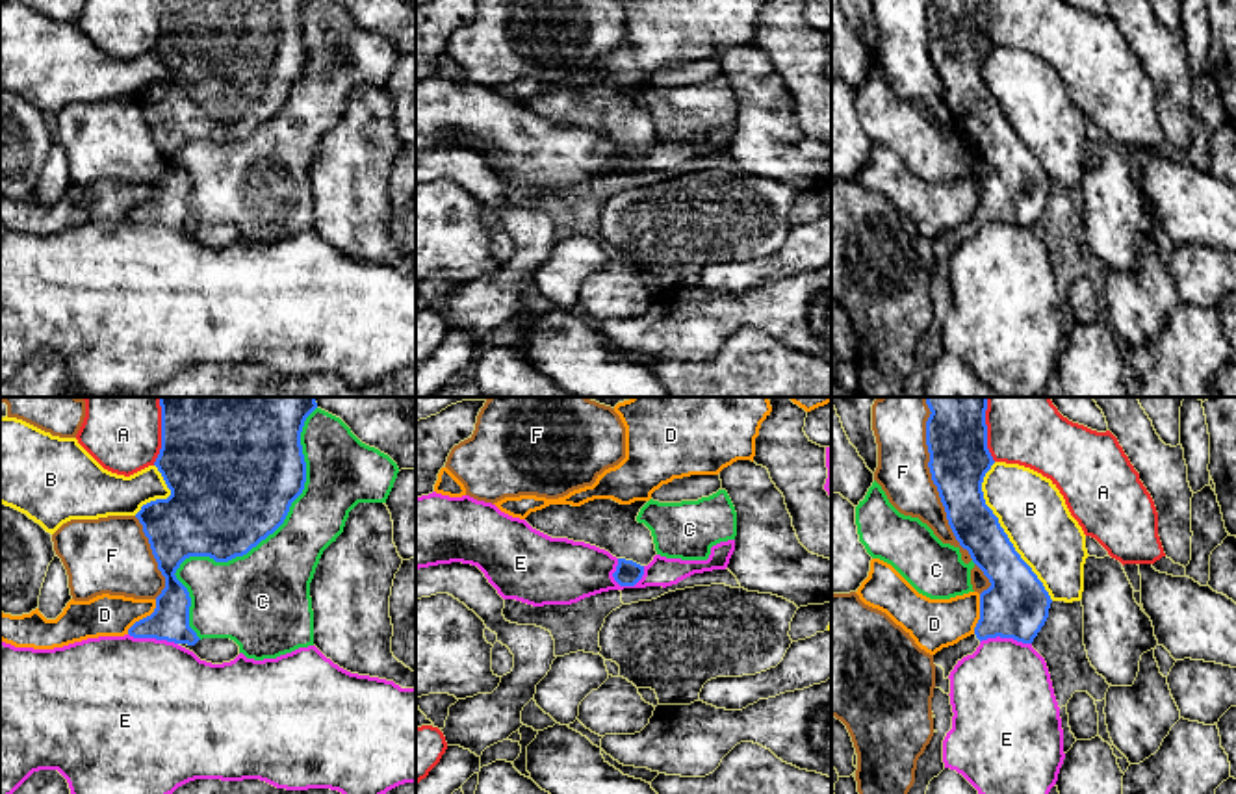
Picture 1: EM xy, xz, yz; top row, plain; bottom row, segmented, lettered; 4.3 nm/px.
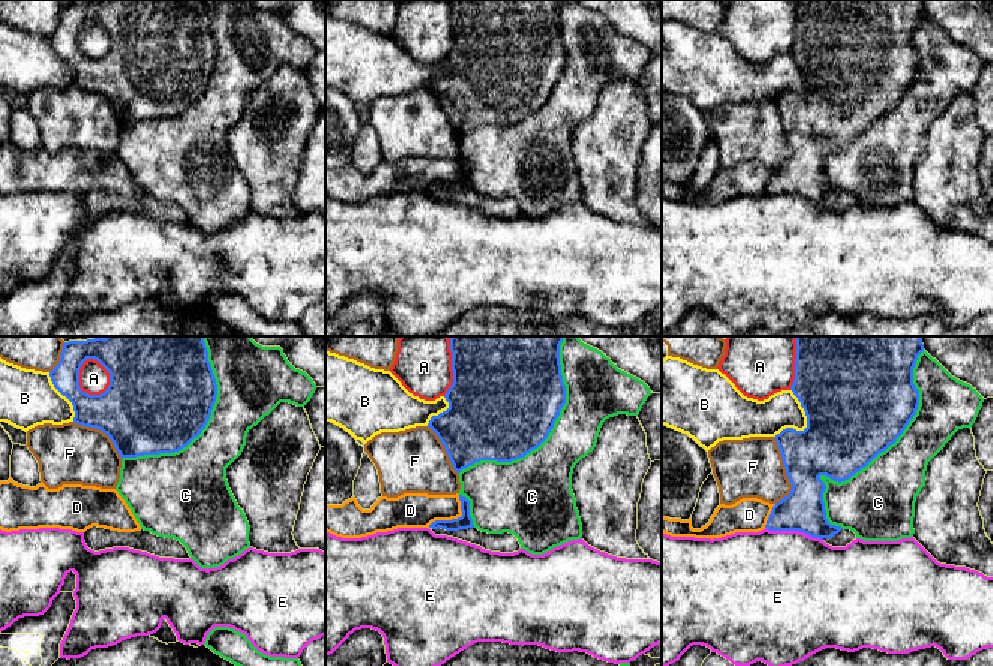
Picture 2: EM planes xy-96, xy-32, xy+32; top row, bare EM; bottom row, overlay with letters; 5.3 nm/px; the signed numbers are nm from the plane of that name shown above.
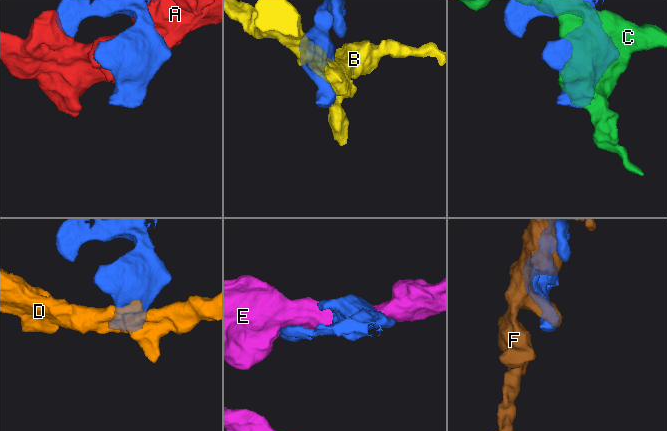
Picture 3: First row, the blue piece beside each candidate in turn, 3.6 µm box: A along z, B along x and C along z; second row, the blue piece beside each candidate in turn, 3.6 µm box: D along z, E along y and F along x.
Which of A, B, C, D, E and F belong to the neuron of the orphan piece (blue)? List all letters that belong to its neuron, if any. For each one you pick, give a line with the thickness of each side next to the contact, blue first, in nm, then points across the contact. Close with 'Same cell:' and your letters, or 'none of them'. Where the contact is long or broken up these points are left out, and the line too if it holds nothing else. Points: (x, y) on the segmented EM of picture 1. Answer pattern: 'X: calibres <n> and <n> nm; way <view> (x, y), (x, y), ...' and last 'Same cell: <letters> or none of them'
Same cell: none of them

